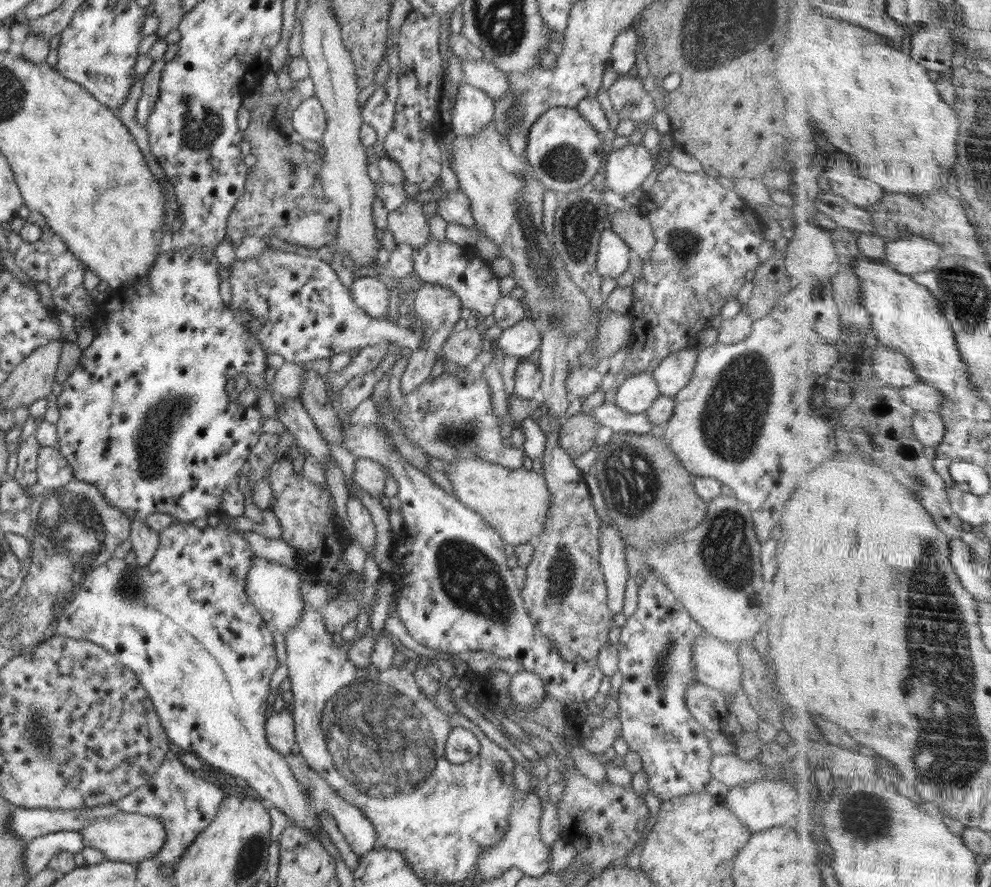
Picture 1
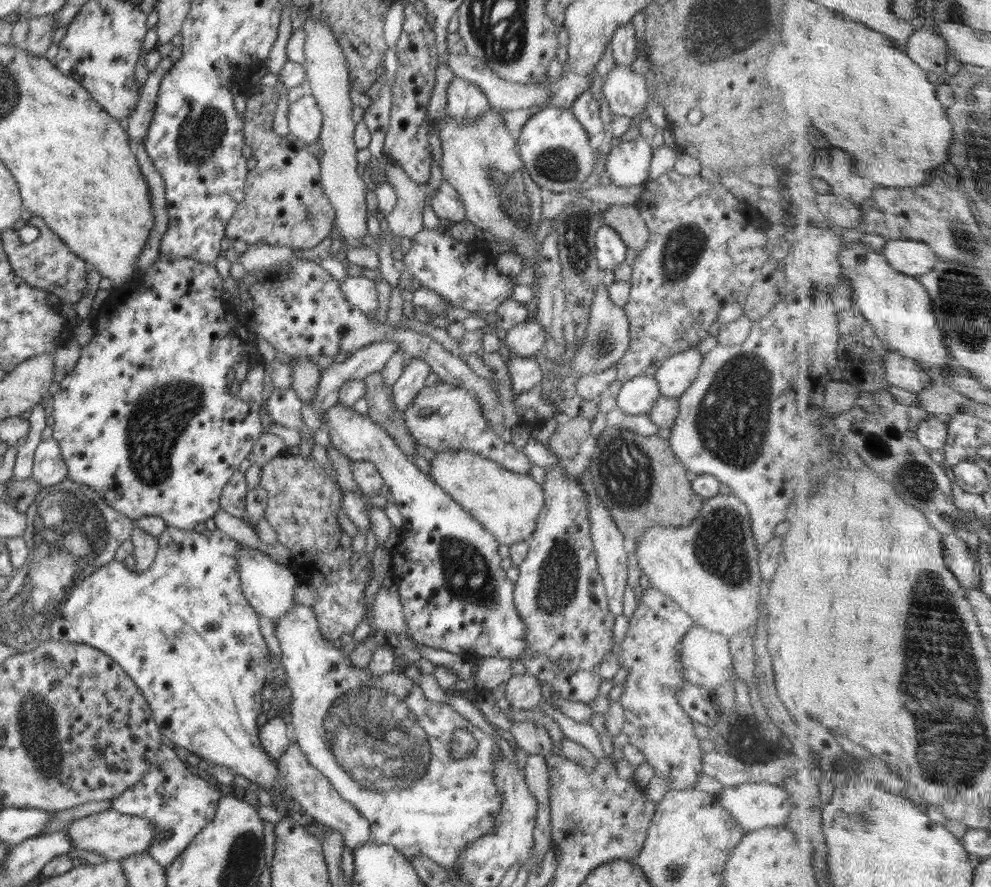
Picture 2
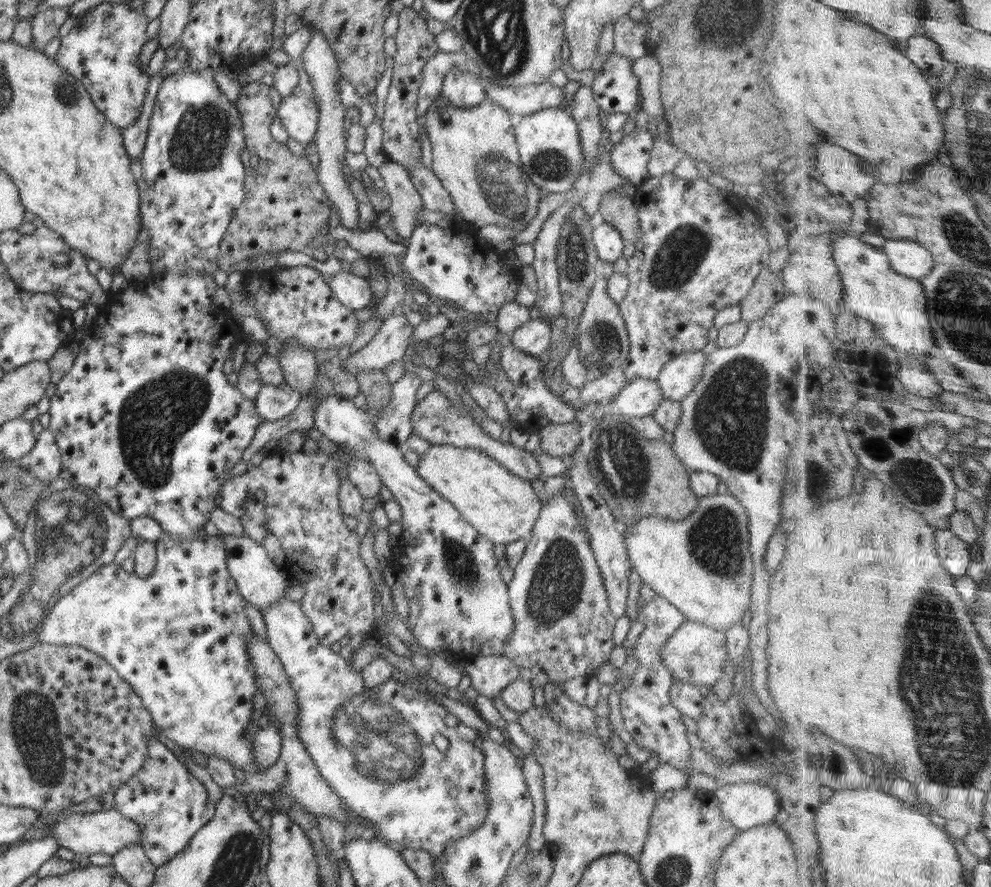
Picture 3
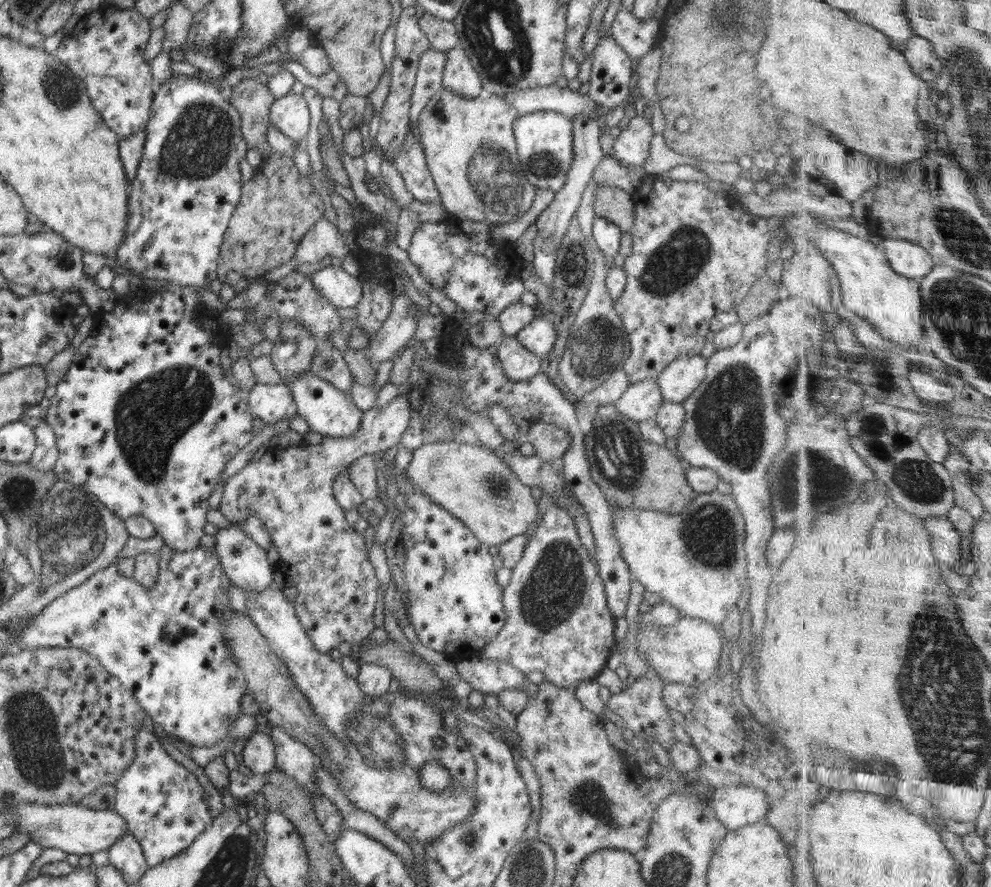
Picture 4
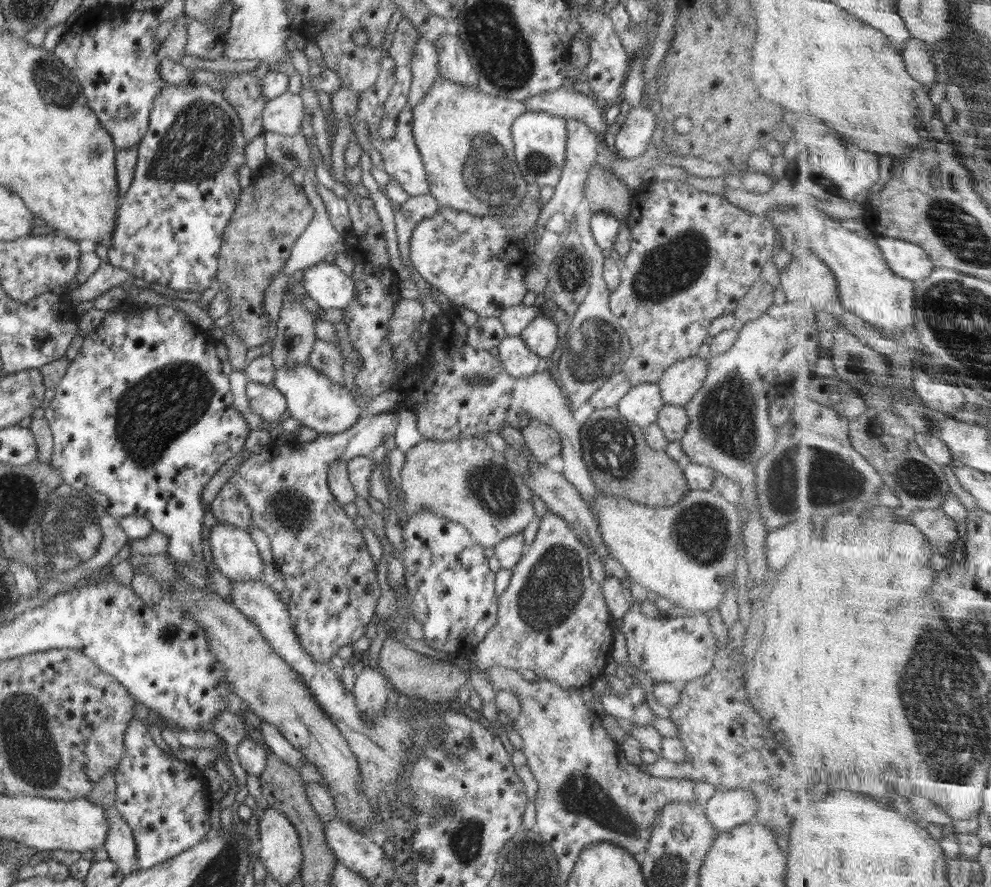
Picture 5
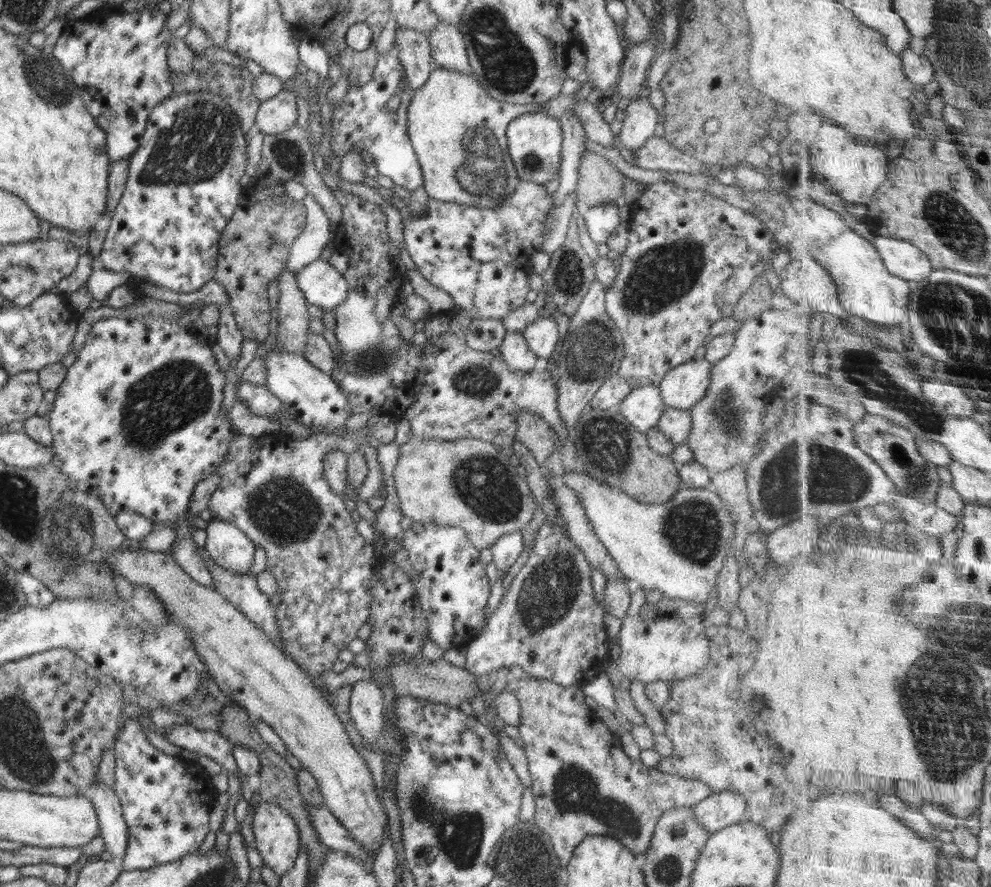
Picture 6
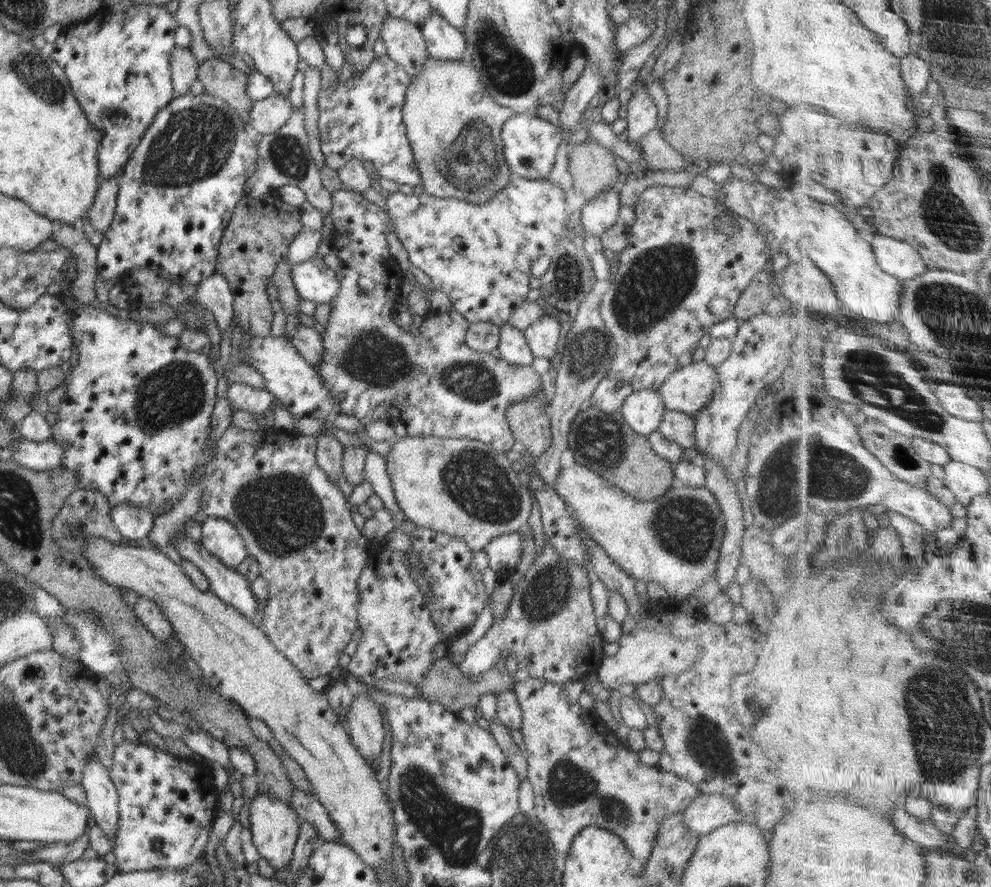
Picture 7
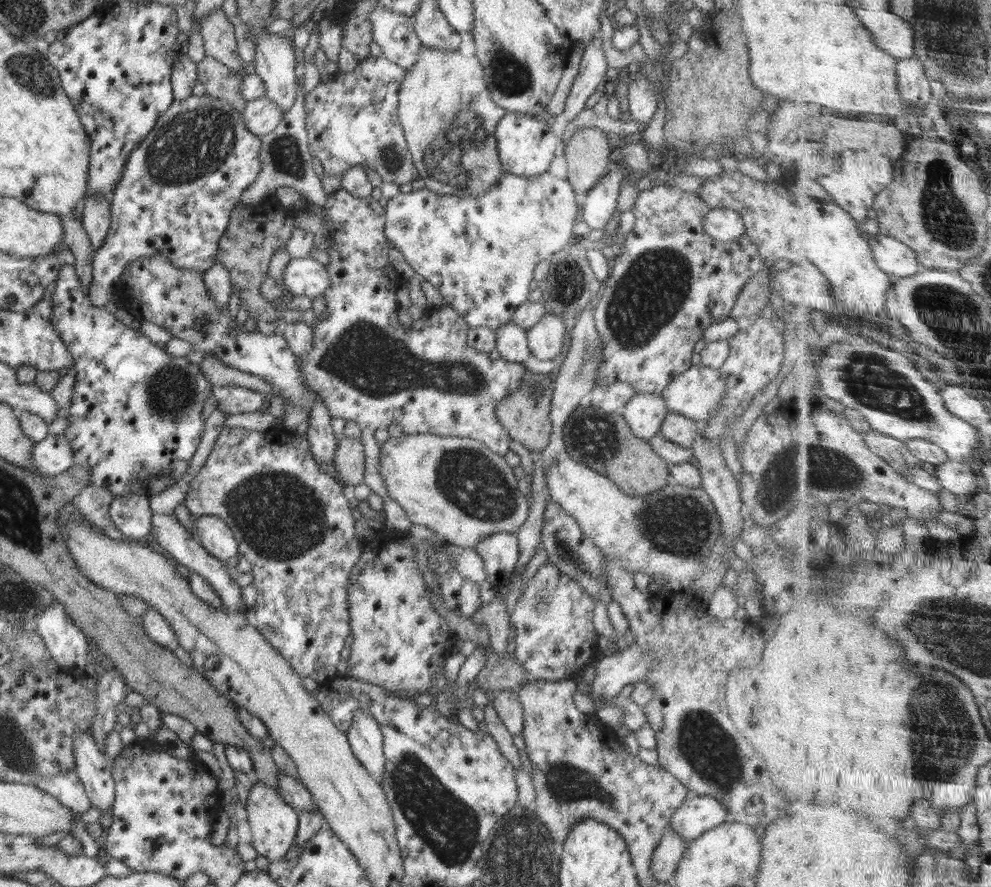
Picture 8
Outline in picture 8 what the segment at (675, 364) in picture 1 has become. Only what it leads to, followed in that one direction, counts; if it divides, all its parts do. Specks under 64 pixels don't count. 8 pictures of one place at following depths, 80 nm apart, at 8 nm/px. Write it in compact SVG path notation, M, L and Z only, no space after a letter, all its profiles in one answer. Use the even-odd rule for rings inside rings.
M702 364L691 365L684 373L672 379L660 395L669 411L691 418L699 430L703 428L702 424L708 422L717 413L721 400L726 395L726 384L724 384L724 376L719 369L712 369Z

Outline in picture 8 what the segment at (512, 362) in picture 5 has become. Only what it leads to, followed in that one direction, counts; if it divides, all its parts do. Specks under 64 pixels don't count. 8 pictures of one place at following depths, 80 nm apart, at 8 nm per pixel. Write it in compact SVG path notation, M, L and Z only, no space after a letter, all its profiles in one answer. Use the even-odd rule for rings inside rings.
M512 322L500 325L495 329L496 349L501 354L502 359L510 362L524 364L531 354L531 349L527 342L526 331Z

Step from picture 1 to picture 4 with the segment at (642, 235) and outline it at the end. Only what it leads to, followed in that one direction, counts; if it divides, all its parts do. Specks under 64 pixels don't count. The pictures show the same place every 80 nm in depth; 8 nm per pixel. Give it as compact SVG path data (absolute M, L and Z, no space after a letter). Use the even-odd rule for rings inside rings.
M616 186L598 187L594 193L593 207L598 217L613 222L620 232L632 234L634 203L625 190Z

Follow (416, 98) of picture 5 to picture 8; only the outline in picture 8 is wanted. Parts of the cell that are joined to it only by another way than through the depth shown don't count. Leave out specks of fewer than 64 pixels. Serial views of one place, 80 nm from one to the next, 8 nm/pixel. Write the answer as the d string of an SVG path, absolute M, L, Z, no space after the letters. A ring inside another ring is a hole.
M382 4L367 16L372 26L374 42L390 62L408 70L417 59L420 39L414 31L413 20L405 14L392 12Z

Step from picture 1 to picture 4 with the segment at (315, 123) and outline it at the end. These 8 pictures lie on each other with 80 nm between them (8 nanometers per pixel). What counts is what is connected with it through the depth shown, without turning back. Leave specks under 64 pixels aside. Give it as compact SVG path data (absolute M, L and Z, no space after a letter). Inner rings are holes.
M290 92L277 98L270 107L270 124L282 134L304 143L310 128L309 105L300 94Z

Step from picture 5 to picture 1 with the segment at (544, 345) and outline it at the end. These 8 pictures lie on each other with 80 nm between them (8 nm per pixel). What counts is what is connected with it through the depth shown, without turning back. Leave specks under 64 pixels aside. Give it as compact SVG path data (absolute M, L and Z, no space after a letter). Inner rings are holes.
M532 319L520 320L514 326L503 329L498 337L498 346L503 354L515 356L519 360L530 359L541 345L541 332Z

